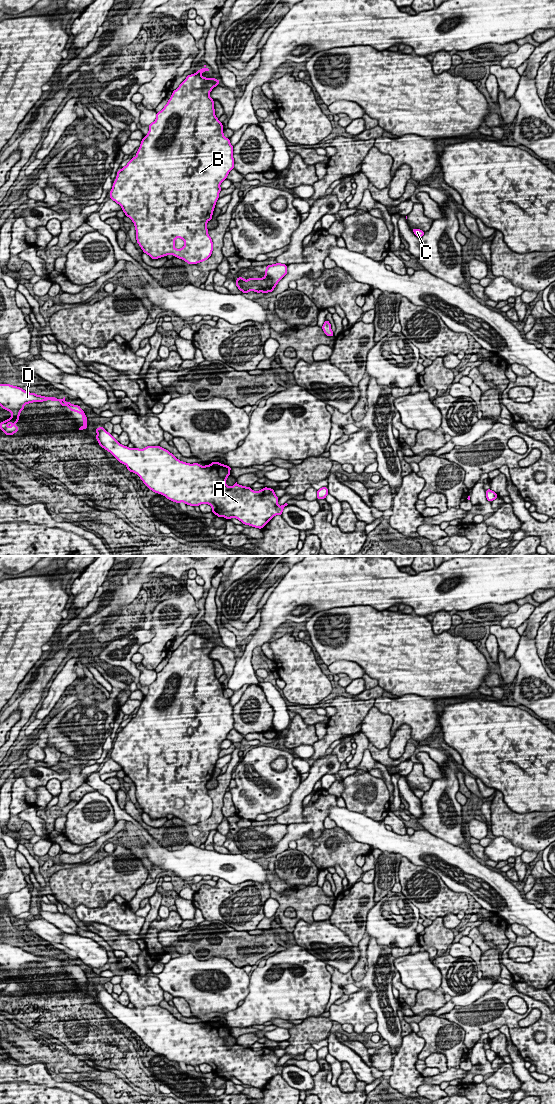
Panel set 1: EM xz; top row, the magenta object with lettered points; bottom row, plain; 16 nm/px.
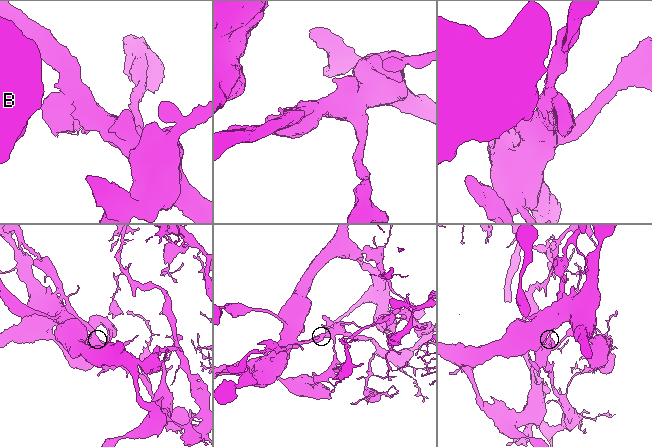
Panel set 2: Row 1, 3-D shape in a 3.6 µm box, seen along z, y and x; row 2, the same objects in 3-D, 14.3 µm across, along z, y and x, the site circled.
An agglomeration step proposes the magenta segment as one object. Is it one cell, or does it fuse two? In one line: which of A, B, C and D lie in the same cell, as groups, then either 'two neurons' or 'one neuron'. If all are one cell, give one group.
groups A B D / C; two neurons

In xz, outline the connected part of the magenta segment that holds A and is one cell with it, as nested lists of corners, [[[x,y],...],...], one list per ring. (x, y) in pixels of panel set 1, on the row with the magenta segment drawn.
[[[103,427],[95,430],[98,444],[109,451],[120,463],[127,466],[129,472],[136,473],[144,484],[153,492],[164,495],[167,499],[187,505],[199,506],[209,504],[212,512],[218,517],[230,520],[235,517],[245,525],[262,529],[275,515],[282,515],[283,508],[288,504],[278,506],[279,498],[274,489],[264,487],[260,491],[253,491],[250,487],[239,485],[237,482],[228,487],[226,479],[230,476],[227,465],[211,462],[204,467],[198,463],[189,464],[178,460],[168,450],[158,446],[147,446],[144,449],[128,448],[121,445]]]

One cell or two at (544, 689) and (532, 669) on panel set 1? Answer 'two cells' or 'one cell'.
one cell

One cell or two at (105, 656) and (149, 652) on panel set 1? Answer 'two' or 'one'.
two

